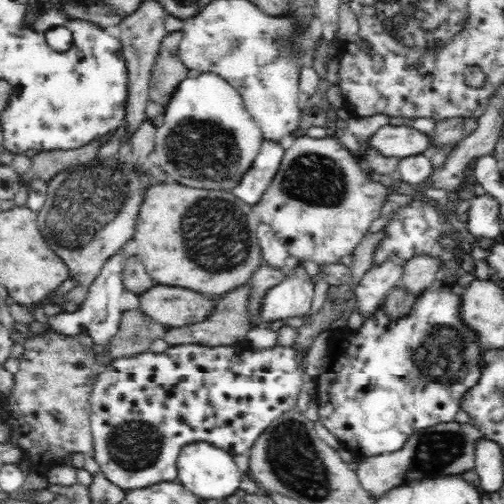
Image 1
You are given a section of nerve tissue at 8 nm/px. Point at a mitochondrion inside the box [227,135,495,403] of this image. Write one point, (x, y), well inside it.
(440, 357)

